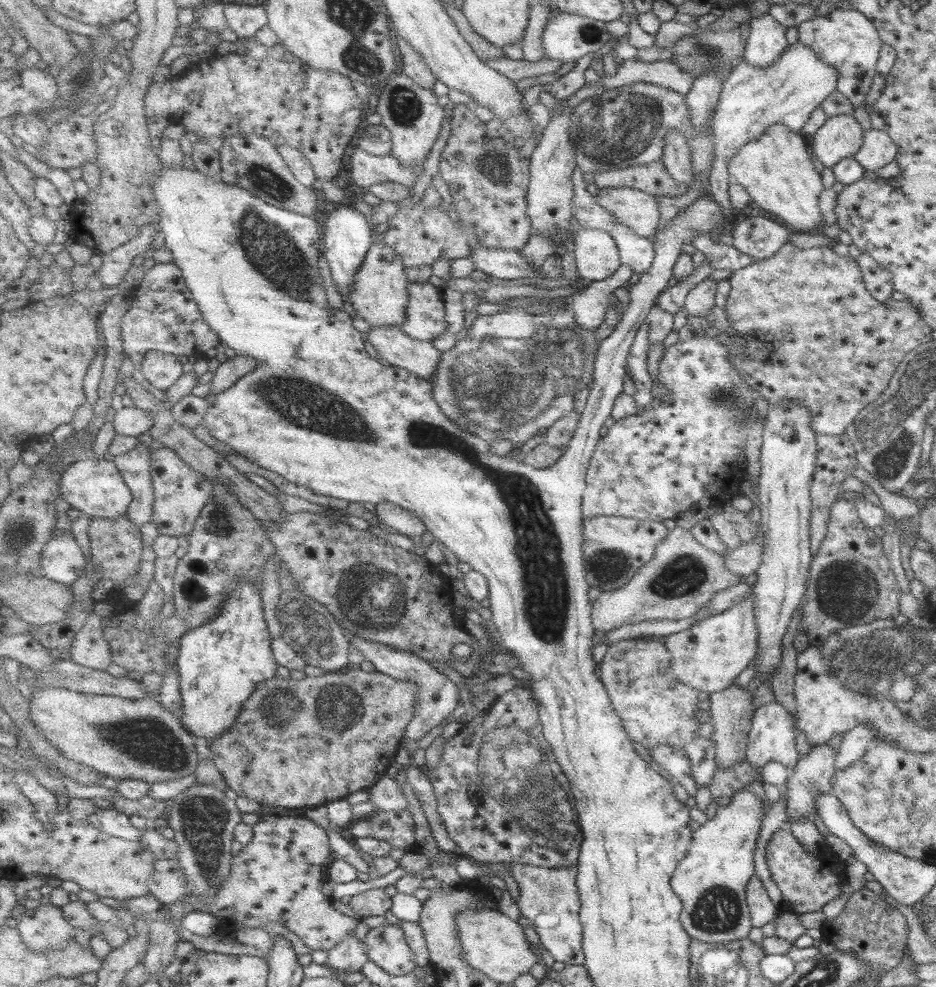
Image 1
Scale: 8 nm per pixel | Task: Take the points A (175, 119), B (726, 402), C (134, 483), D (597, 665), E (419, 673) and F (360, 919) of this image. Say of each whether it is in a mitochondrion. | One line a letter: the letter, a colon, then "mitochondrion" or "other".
A: other
B: mitochondrion
C: other
D: other
E: other
F: other

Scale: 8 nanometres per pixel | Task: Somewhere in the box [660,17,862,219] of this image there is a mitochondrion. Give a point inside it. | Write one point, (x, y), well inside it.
(703, 51)

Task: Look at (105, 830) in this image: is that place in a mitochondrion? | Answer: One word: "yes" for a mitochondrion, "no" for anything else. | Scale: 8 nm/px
no

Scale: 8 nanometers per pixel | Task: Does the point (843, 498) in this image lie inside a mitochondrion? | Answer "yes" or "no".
no

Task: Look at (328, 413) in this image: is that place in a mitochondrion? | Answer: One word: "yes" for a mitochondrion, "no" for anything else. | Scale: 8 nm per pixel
yes

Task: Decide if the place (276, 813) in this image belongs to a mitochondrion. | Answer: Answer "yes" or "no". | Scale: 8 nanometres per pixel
no

